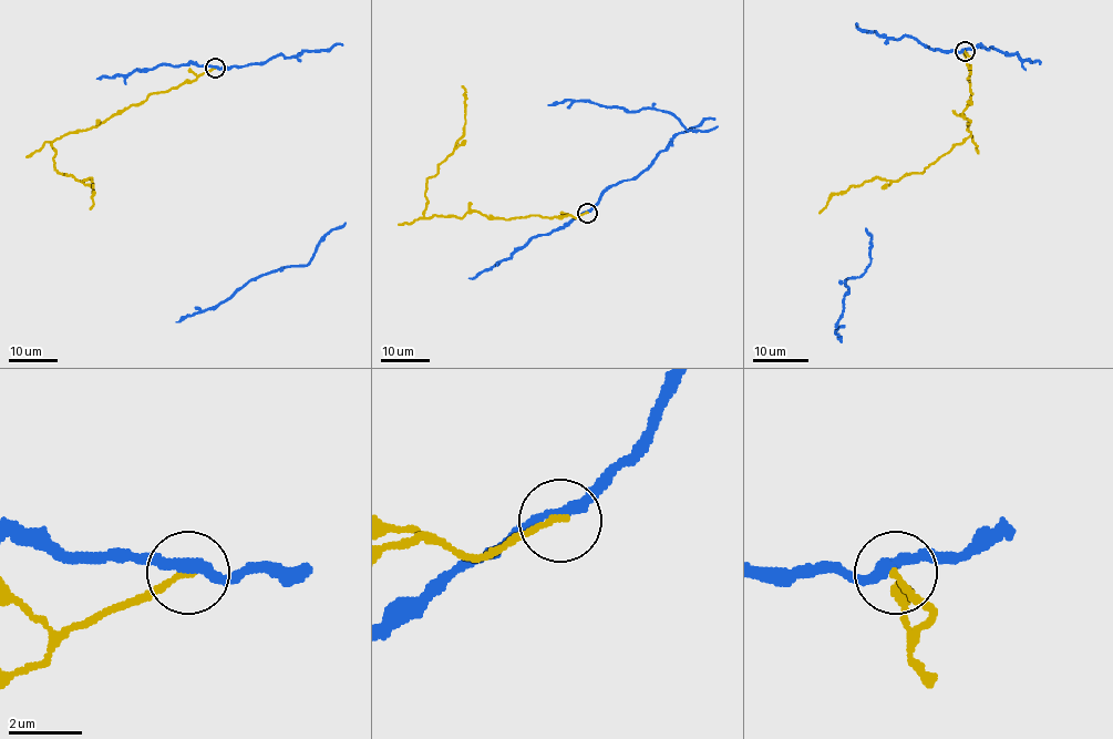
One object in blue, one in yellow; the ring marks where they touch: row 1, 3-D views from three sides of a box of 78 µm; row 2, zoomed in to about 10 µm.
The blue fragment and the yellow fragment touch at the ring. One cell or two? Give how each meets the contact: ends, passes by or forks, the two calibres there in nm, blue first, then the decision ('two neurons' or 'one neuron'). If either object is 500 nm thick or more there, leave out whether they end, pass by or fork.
blue passes by; yellow ends there; 280 nm thick on the blue side, 180 nm on the other; two neurons

